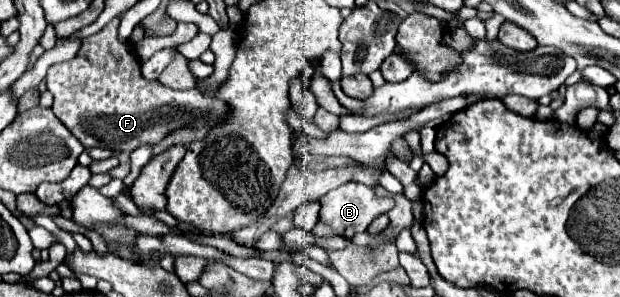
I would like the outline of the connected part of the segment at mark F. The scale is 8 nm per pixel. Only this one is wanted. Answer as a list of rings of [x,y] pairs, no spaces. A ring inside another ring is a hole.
[[[119,17],[97,35],[83,39],[79,53],[65,63],[49,67],[47,91],[53,93],[53,113],[87,147],[107,147],[131,153],[143,143],[155,145],[169,131],[191,125],[211,129],[227,111],[217,97],[205,97],[199,89],[175,91],[161,81],[149,81],[141,73],[141,61],[129,41],[119,39]]]

